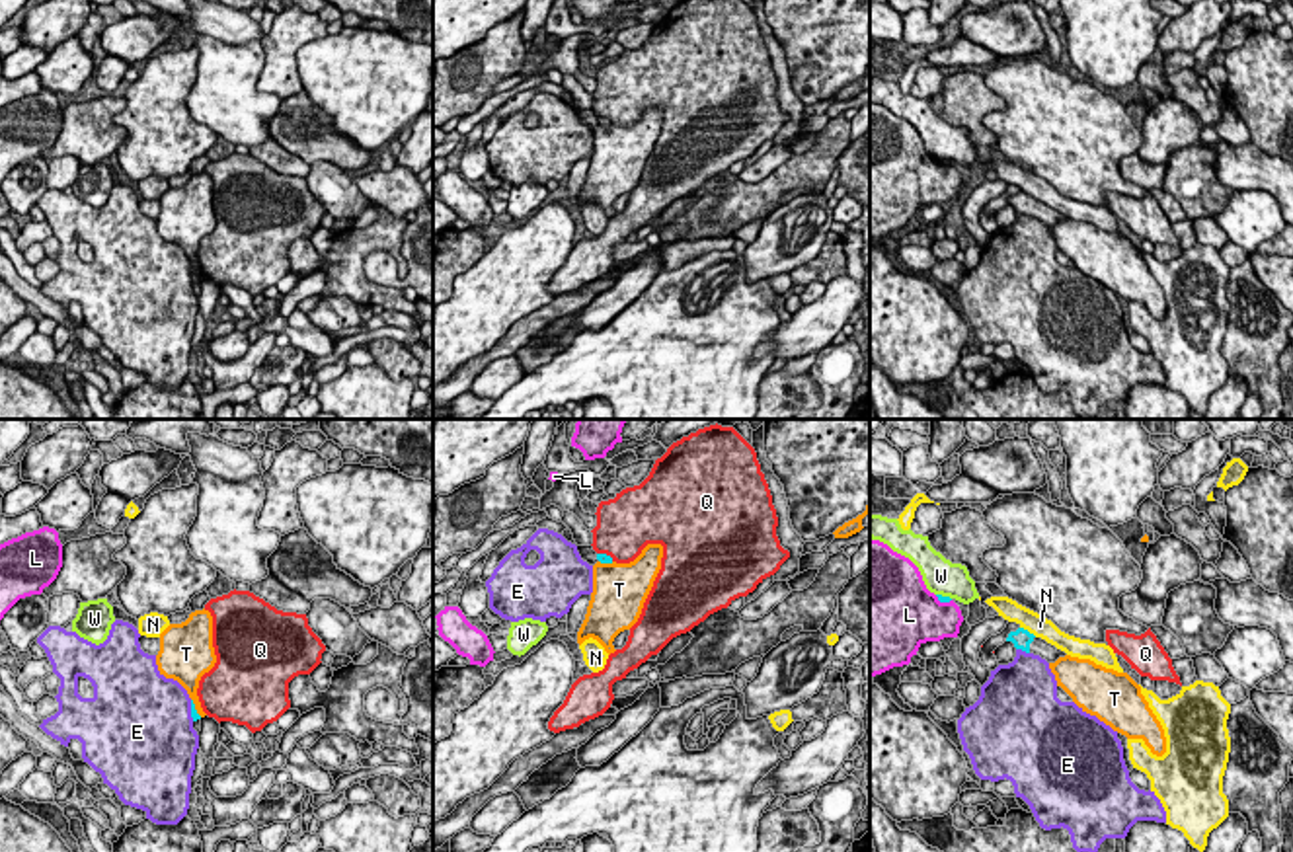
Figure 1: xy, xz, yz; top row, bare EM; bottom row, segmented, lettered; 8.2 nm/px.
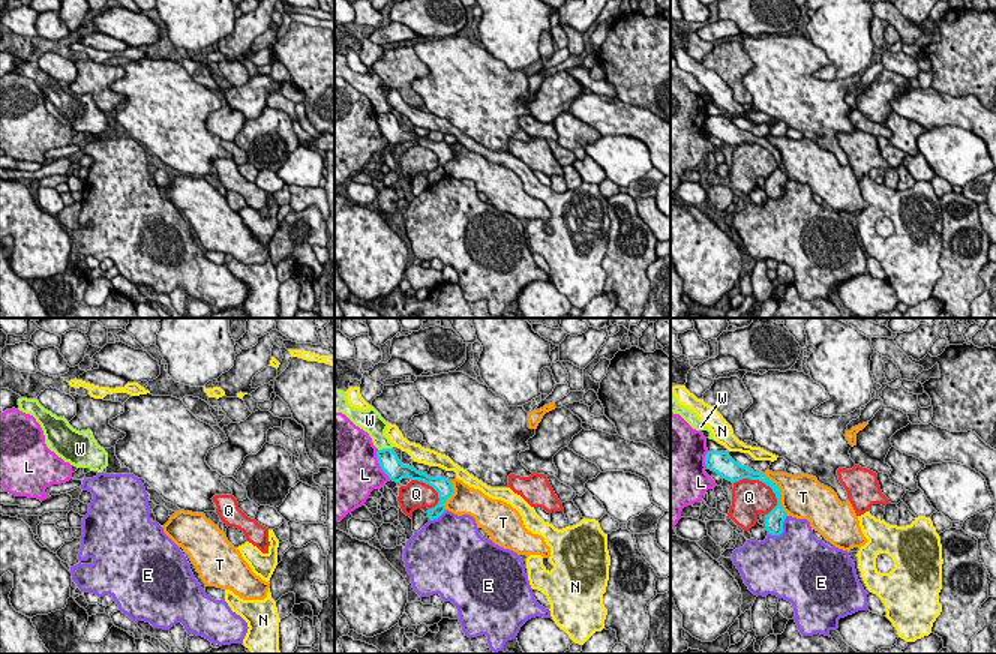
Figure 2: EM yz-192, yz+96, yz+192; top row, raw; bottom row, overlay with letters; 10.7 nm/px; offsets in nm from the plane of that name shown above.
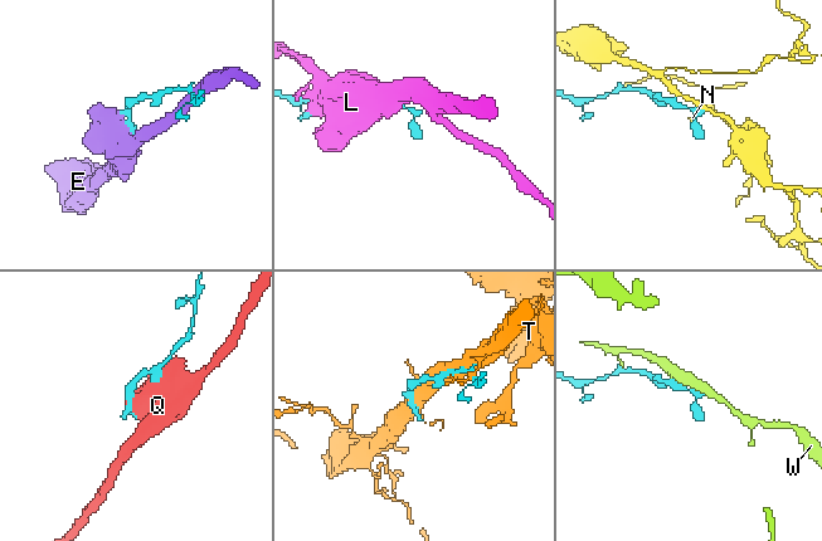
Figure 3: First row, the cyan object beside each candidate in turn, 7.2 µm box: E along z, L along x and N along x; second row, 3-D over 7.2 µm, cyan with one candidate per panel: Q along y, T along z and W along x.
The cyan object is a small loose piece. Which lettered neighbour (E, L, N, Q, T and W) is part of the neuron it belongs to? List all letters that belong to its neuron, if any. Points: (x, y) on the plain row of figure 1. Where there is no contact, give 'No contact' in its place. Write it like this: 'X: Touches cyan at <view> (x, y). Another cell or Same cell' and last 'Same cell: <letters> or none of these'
E: Touches cyan at yz (1022, 213). Another cell
L: Touches cyan at yz (942, 164). Another cell
N: Touches cyan at yz (1026, 193). Another cell
Q: Touches cyan at xz (605, 117). Another cell
T: Touches cyan at xy (194, 271). Another cell
W: Touches cyan at yz (944, 160). Another cell
Same cell: none of these

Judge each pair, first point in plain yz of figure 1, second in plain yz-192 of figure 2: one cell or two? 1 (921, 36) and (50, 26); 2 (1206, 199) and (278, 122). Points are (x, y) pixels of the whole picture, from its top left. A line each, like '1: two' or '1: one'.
1: one
2: one

